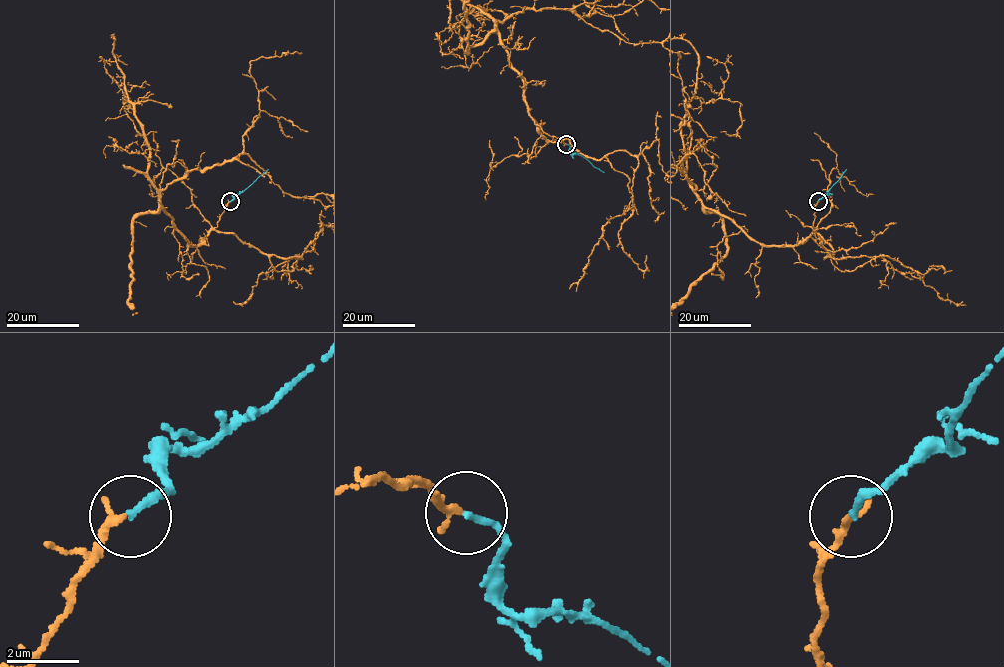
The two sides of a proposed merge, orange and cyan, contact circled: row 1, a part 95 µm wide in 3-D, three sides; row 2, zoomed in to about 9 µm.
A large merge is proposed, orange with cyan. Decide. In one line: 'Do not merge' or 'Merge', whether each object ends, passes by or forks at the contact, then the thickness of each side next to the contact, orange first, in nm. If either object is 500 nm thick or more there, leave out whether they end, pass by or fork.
Merge. At the ring orange ends. At the ring cyan ends. Thickness 220 nm (orange) against 190 nm

